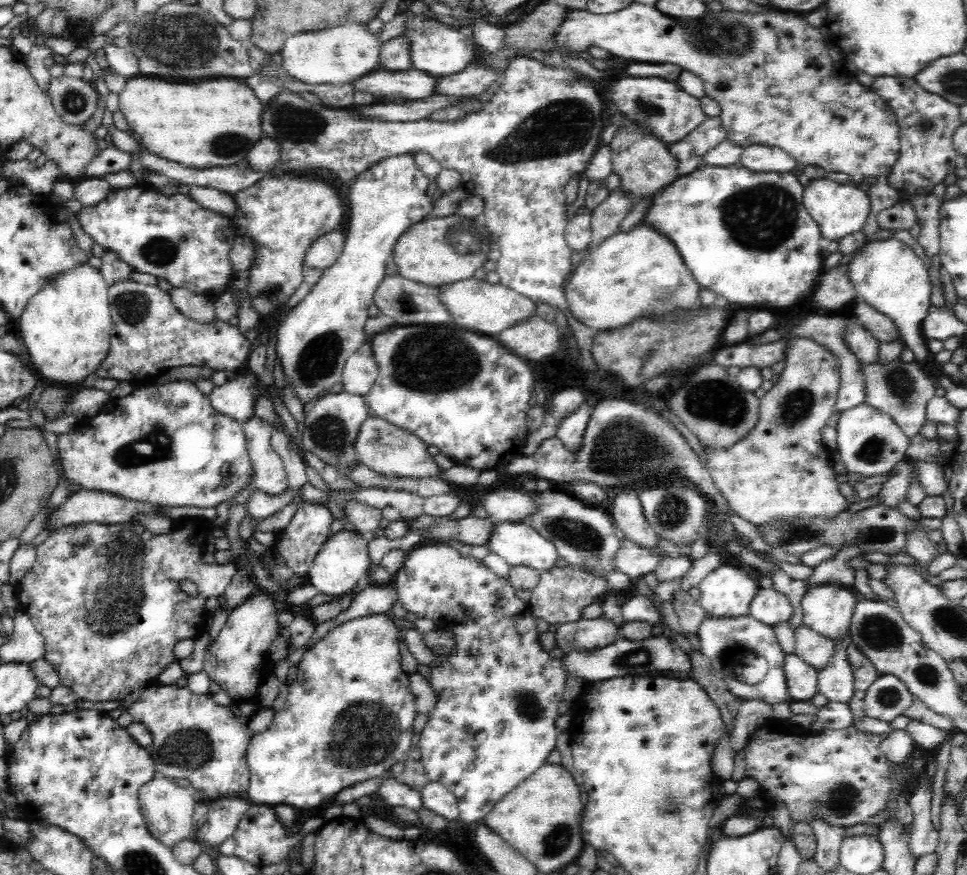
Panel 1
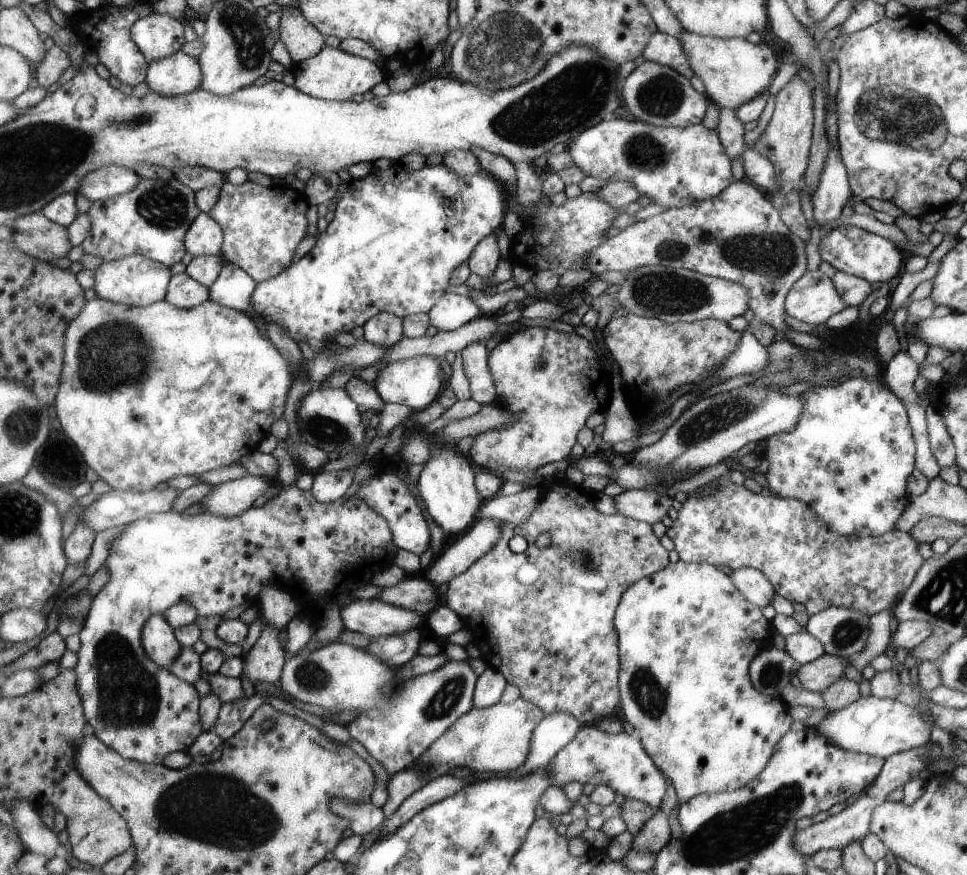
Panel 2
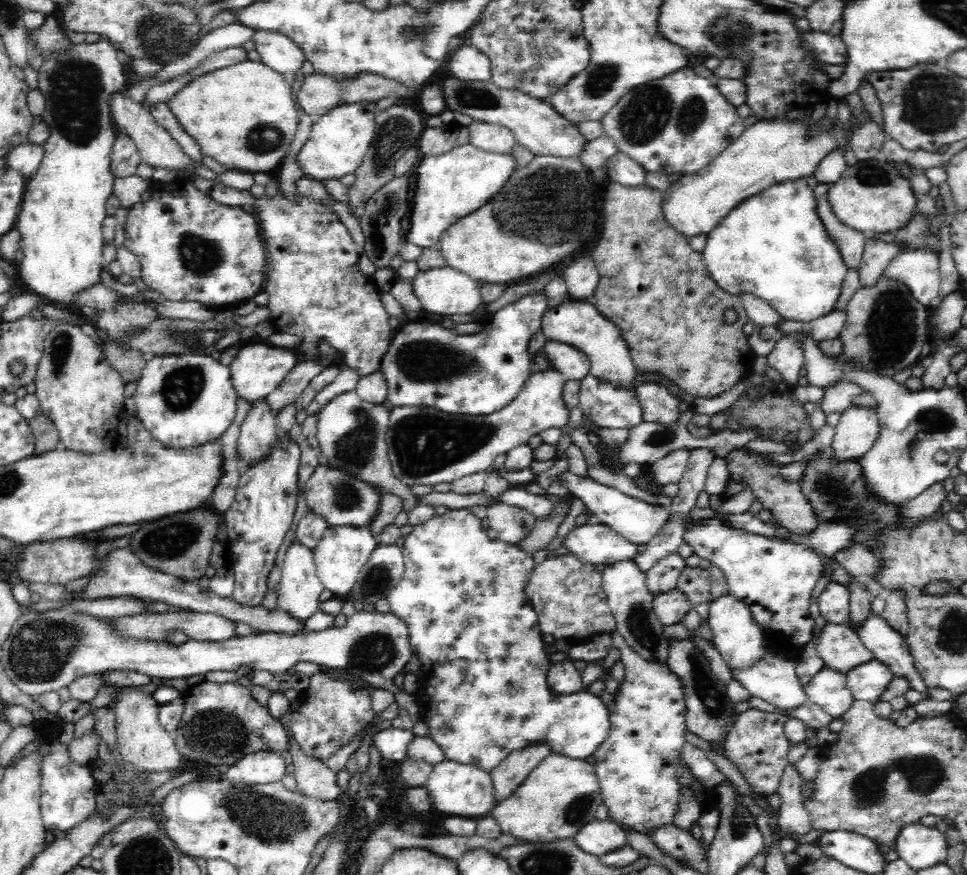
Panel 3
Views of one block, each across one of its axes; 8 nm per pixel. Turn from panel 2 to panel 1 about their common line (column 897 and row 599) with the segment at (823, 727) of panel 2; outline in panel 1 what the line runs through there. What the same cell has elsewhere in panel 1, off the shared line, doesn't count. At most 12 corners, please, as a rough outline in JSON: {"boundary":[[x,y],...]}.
{"boundary":[[728,561],[698,587],[716,617],[748,615],[760,590]]}

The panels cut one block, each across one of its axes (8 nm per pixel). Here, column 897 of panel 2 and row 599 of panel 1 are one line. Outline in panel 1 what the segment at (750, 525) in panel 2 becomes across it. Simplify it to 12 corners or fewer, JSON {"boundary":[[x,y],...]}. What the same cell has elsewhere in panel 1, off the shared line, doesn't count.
{"boundary":[[570,565],[540,572],[529,606],[548,624],[580,619],[612,588]]}

